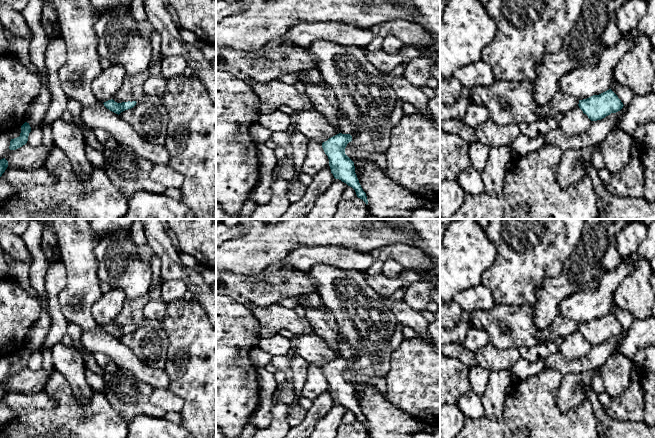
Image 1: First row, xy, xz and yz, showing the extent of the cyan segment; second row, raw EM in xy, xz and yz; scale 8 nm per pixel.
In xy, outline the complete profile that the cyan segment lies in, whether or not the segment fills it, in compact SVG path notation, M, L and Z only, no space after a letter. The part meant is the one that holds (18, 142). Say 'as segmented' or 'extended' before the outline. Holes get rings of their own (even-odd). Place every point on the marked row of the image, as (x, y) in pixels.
as segmented; M25 122L21 126L20 136L17 138L11 139L9 149L16 150L16 149L22 147L23 145L25 145L28 141L28 136L29 136L30 132L31 132L31 127L30 127L29 123Z

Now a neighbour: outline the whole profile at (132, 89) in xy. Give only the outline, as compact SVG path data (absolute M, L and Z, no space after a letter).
M148 70L135 75L126 75L120 90L112 99L117 103L149 101L153 104L163 104L162 97L148 96L144 92L144 83L150 76Z

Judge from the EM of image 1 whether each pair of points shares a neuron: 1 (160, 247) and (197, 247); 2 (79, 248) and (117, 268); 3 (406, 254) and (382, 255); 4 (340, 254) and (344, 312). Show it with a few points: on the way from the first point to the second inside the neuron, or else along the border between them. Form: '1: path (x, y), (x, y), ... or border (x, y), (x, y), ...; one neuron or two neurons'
1: border (169, 231), (178, 250); two neurons
2: border (98, 239), (95, 258), (97, 276), (100, 280); two neurons
3: path (400, 254), (388, 254); one neuron
4: border (318, 263), (344, 269), (358, 269), (362, 272); two neurons

